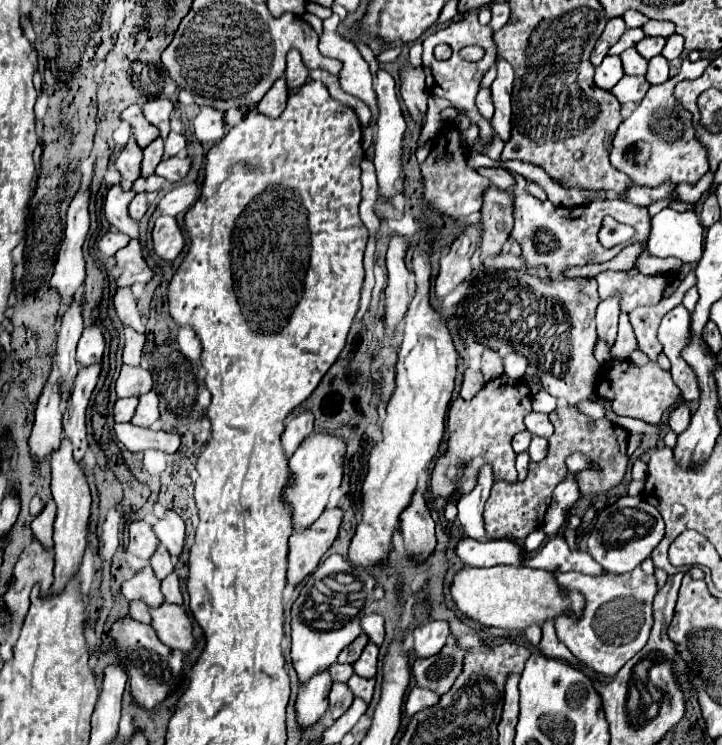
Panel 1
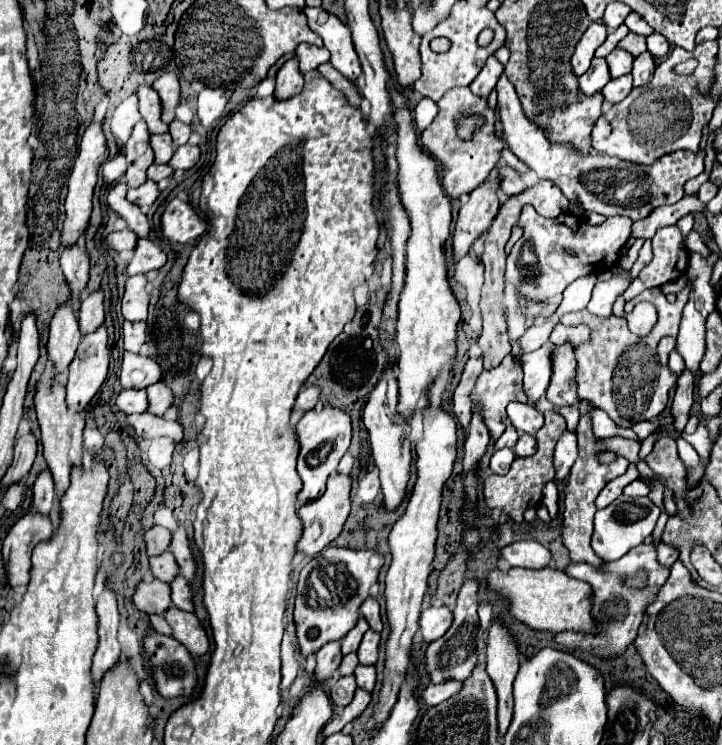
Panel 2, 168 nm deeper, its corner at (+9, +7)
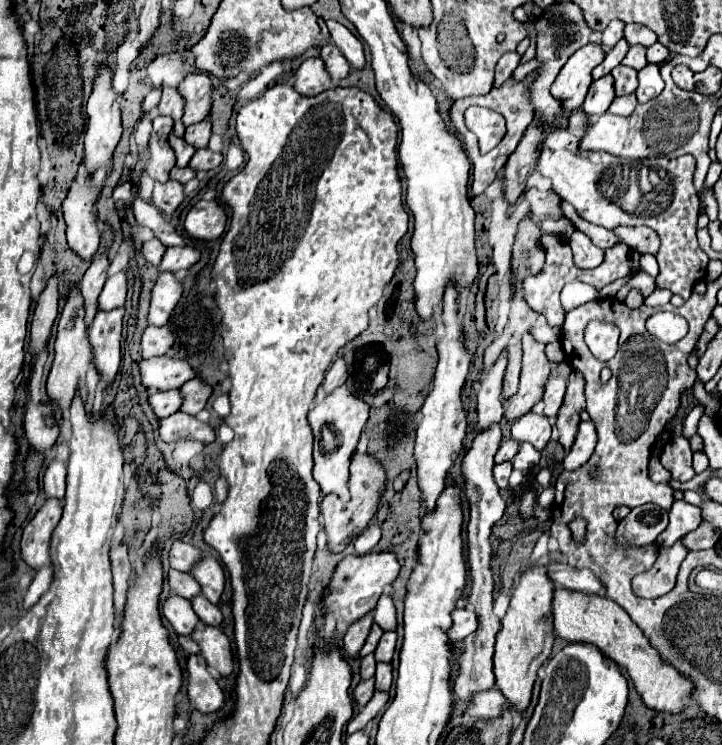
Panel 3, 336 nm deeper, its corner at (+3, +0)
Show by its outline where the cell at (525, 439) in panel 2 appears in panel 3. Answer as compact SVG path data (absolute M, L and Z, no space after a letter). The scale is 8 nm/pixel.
M520 444L520 450L518 450L518 454L514 456L514 460L512 460L512 466L516 468L516 470L522 470L522 472L528 472L528 470L532 470L532 468L536 468L540 464L540 452L532 446L532 444Z

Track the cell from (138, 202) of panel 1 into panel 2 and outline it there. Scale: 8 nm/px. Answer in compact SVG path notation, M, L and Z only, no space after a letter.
M150 179L144 185L130 189L128 195L126 195L126 199L134 201L134 205L140 205L140 209L148 209L156 201L156 197L158 197L158 187Z

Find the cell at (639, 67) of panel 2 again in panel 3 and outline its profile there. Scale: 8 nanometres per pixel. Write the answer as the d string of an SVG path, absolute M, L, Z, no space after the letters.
M648 64L646 68L642 68L638 72L638 90L636 90L636 96L638 96L638 102L644 104L656 96L660 96L660 92L664 90L664 80L660 76L660 70L656 64Z

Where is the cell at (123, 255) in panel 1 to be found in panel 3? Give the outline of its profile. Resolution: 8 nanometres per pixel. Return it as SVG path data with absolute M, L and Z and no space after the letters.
M182 246L182 248L168 248L164 258L162 258L162 264L158 266L160 272L166 272L166 270L188 270L190 266L194 266L196 262L200 260L200 252L192 246Z

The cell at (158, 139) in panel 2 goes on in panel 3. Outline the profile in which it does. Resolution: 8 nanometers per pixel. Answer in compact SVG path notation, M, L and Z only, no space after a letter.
M170 136L170 144L172 144L172 148L174 148L174 152L176 152L176 158L178 158L176 166L180 166L180 168L188 166L188 162L192 160L196 148L192 148L186 140L182 140L182 138L178 138L178 136Z

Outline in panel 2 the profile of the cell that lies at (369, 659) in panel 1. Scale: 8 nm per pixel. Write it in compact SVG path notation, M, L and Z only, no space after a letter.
M368 629L368 633L364 635L356 655L358 655L358 661L360 665L374 665L376 659L378 659L378 643L380 643L380 633Z

